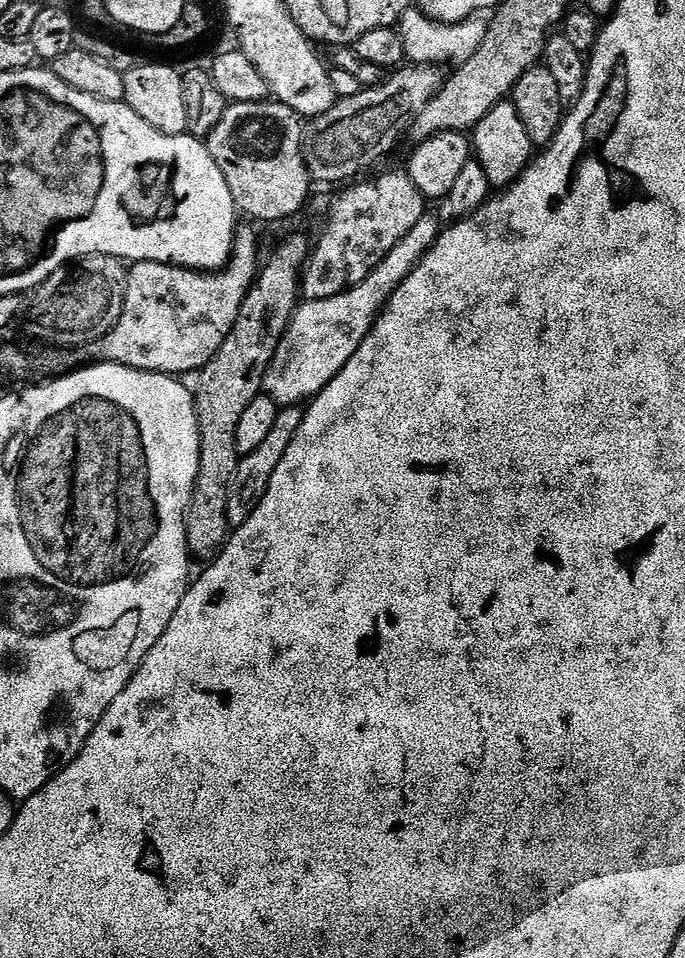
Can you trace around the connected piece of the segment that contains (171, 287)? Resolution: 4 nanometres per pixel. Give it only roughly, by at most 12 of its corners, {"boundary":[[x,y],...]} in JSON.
{"boundary":[[241,227],[223,268],[149,260],[90,352],[143,372],[199,373],[258,271]]}

